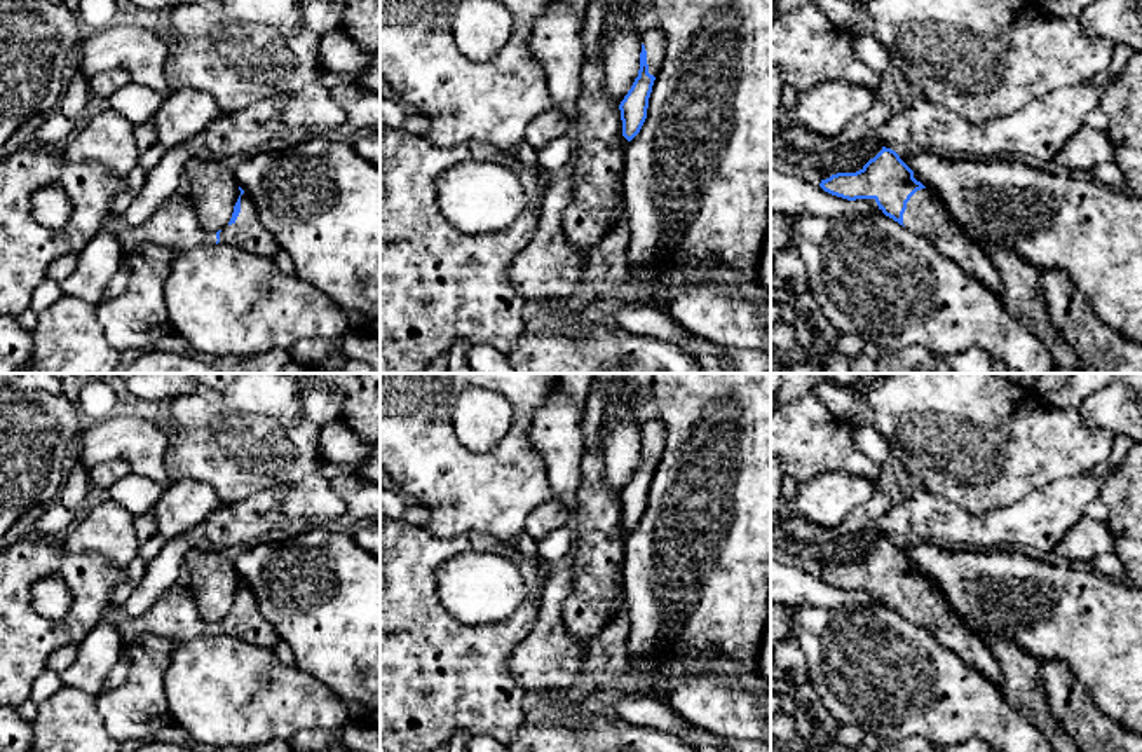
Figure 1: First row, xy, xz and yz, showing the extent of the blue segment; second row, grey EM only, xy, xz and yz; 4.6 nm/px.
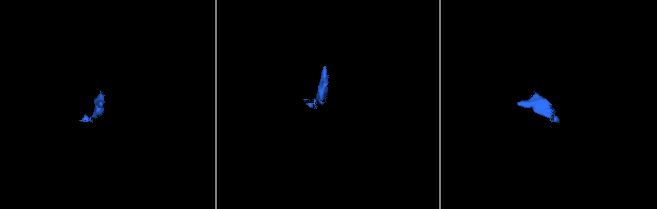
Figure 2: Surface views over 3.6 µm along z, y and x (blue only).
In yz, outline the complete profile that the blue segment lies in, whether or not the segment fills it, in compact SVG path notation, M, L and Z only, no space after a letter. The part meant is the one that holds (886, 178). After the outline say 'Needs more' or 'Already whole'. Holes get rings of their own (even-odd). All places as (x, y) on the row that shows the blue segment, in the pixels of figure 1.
M875 145L872 159L856 173L819 173L819 187L837 197L856 201L873 199L879 209L905 225L908 230L926 237L938 251L959 263L966 272L980 279L994 293L1001 293L999 272L985 255L980 244L969 243L961 229L954 223L936 194L914 178L914 171L900 159L900 155L886 147Z. Needs more

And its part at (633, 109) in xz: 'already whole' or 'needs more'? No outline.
needs more

